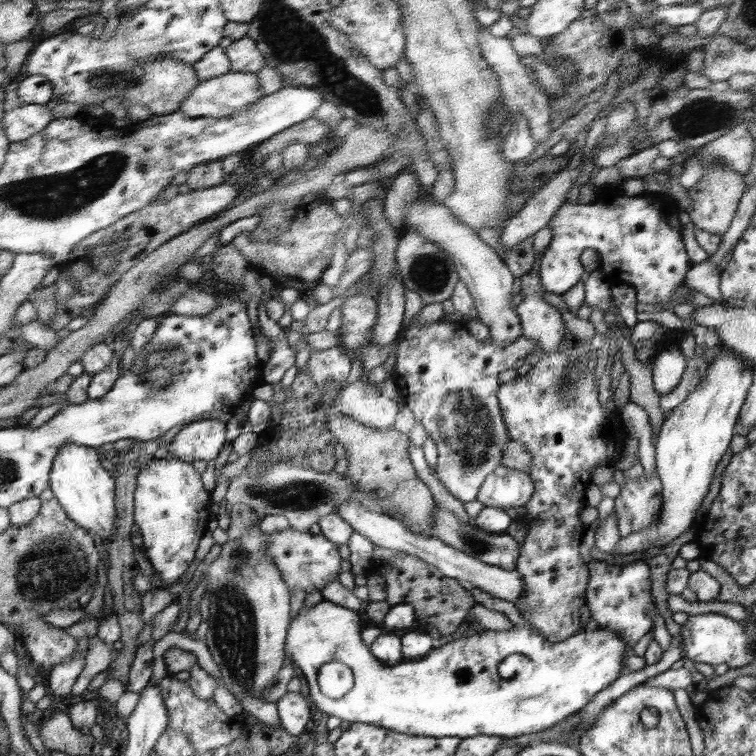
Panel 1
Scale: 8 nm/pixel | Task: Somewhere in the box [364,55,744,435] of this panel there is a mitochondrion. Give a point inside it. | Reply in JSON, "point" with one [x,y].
{"point":[704,115]}

